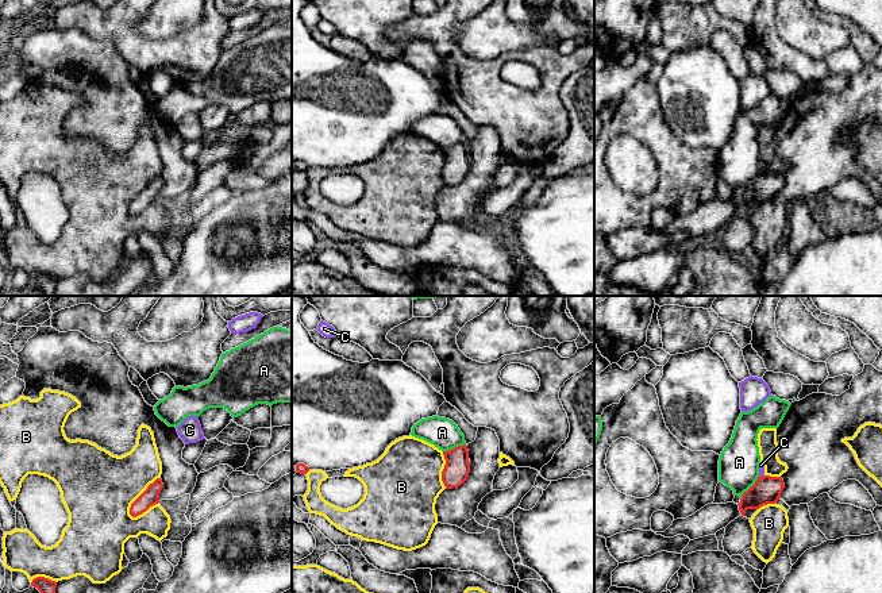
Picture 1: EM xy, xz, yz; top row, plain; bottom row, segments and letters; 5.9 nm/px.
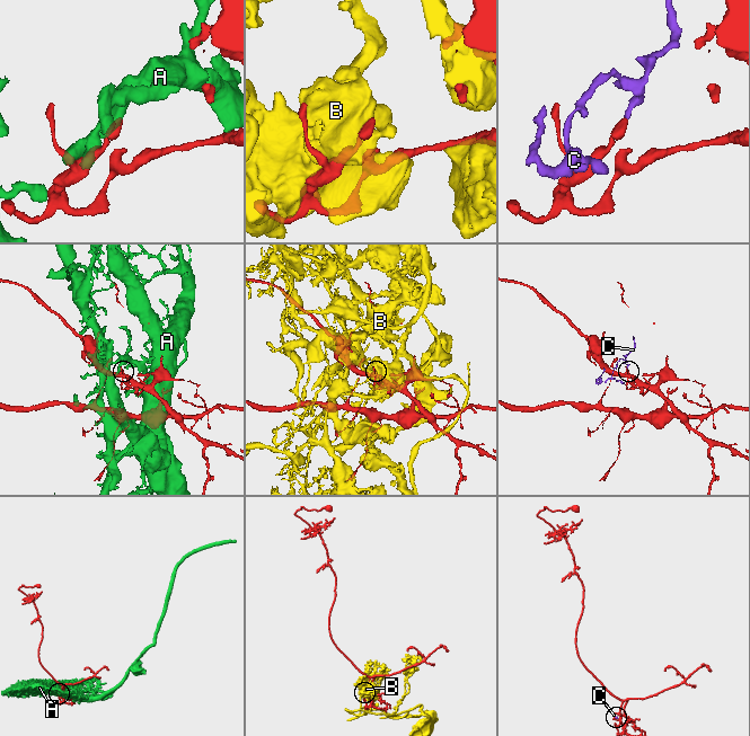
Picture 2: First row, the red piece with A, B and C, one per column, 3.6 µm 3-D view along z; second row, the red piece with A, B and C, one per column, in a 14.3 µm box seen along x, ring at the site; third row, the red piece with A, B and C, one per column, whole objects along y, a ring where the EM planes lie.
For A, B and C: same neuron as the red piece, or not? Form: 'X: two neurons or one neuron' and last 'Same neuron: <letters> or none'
A: two neurons
B: two neurons
C: two neurons
Same neuron: none

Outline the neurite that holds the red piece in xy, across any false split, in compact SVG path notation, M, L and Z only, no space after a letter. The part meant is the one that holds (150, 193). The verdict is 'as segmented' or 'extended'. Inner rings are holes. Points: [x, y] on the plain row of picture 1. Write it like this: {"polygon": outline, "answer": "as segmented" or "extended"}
{"polygon": "M157 176L147 186L131 201L130 212L136 215L146 209L150 204L159 200L159 190L163 185L162 177Z", "answer": "as segmented"}

